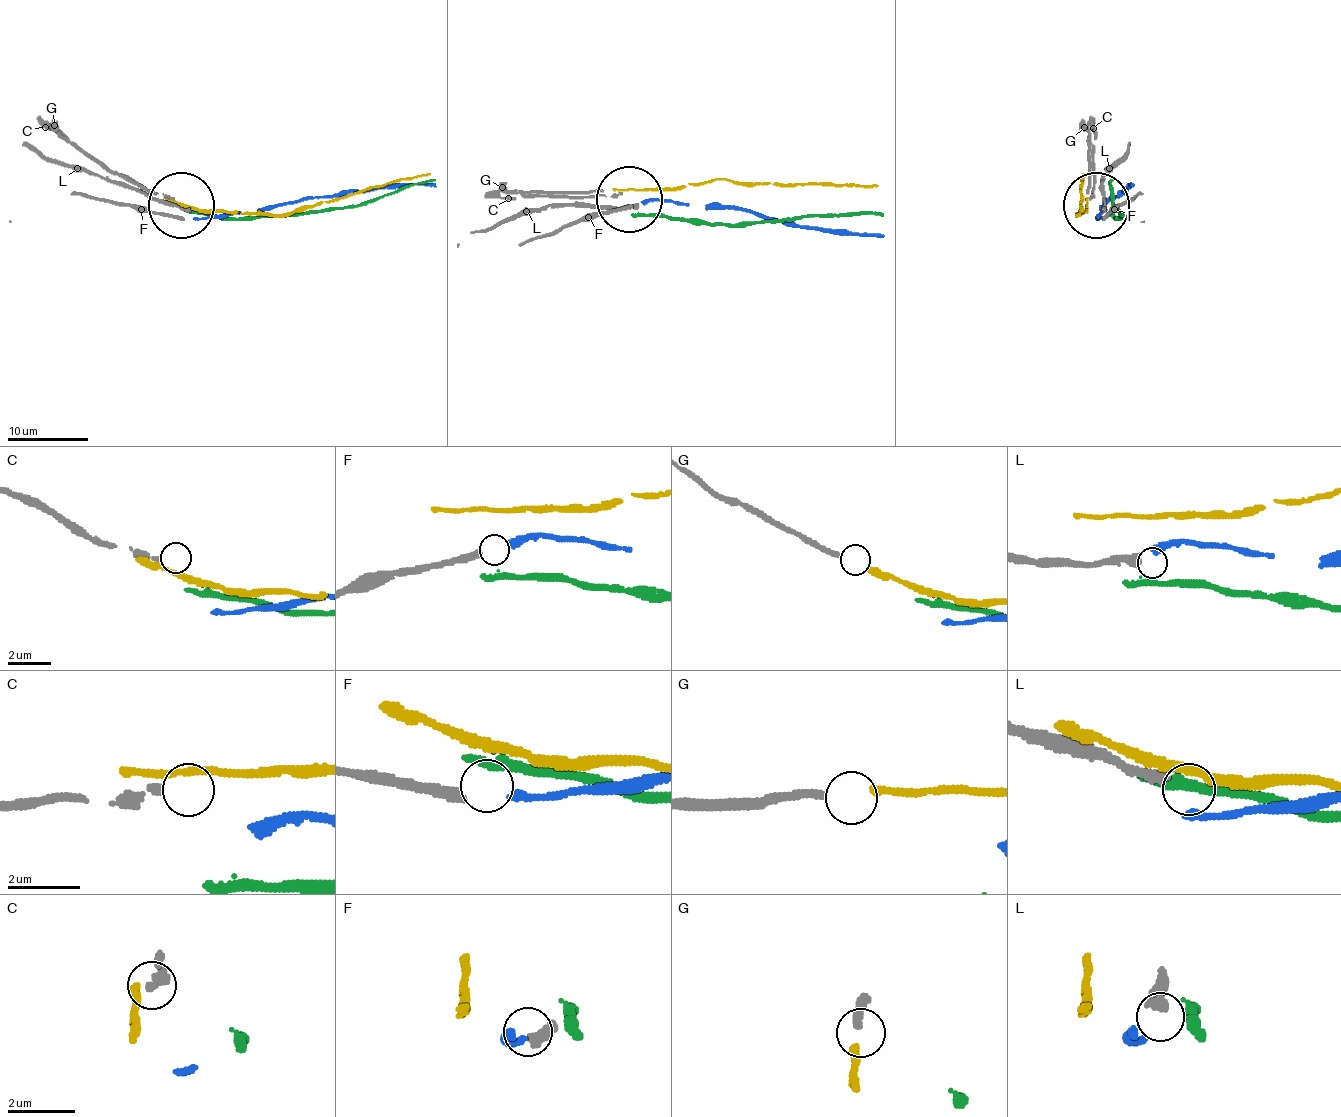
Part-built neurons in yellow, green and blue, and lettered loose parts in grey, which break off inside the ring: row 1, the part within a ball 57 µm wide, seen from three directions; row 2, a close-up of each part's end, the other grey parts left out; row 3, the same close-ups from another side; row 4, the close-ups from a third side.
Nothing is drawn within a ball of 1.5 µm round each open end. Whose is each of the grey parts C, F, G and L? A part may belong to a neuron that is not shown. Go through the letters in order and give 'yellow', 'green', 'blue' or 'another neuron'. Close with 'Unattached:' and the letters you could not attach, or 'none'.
C: another neuron
F: blue
G: yellow
L: another neuron
Unattached: C, L

